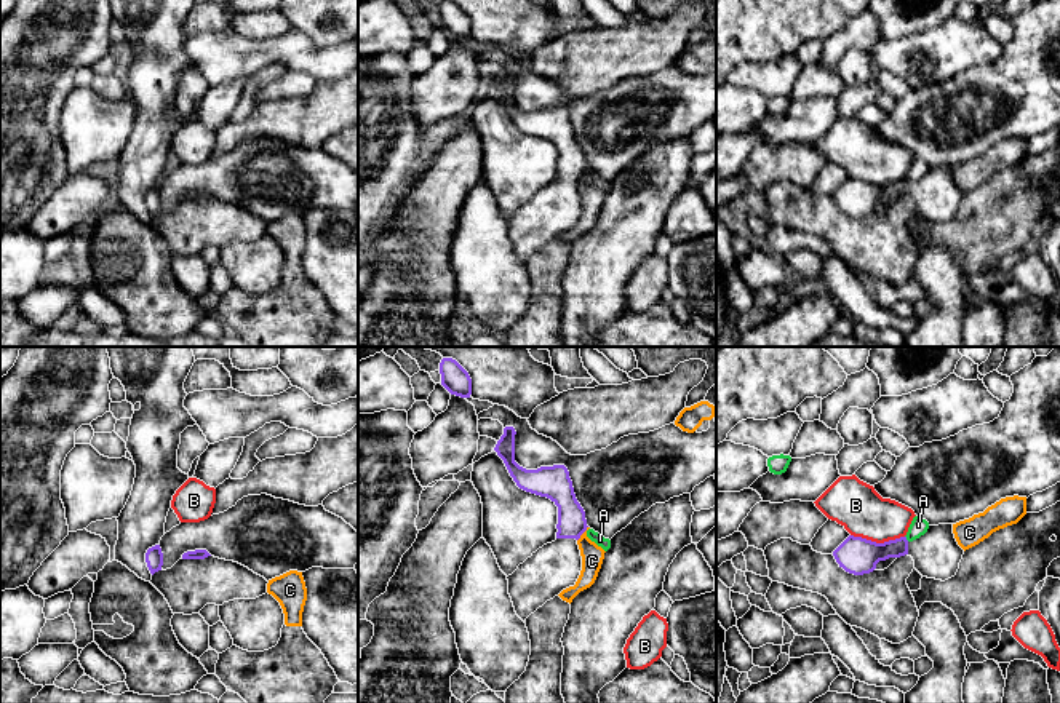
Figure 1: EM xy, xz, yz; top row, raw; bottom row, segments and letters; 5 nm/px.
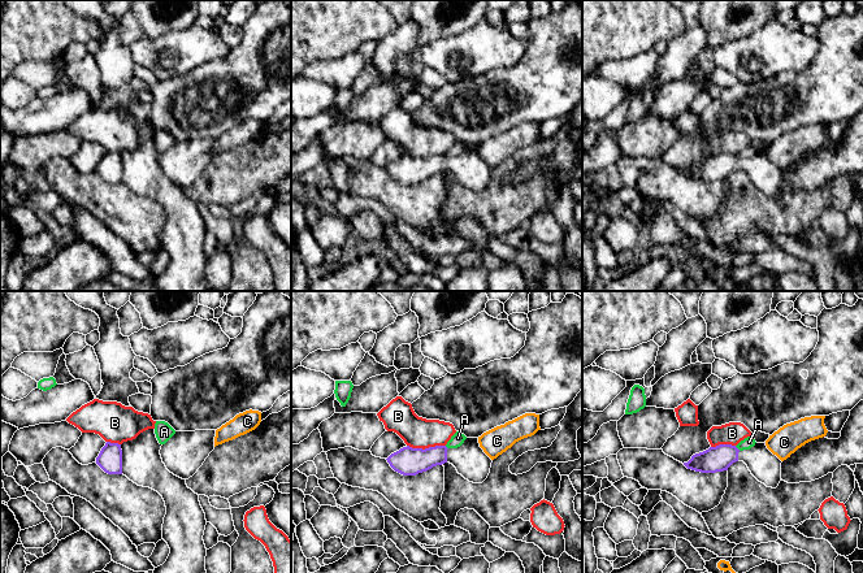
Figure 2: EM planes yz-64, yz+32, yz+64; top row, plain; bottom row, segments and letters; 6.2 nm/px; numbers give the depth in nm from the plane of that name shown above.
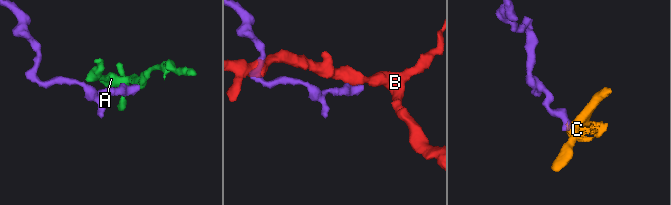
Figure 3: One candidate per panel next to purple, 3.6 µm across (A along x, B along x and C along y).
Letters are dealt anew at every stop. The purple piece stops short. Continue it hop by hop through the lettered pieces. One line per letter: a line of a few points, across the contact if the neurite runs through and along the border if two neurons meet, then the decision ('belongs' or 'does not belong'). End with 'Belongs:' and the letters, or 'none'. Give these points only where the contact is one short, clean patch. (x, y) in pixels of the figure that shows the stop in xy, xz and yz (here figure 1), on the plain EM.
A: yz (905, 178), (908, 182) | does not belong
B: yz (851, 176), (875, 184), (904, 179) | does not belong
C: xz (587, 168), (577, 182) | does not belong
Belongs: none

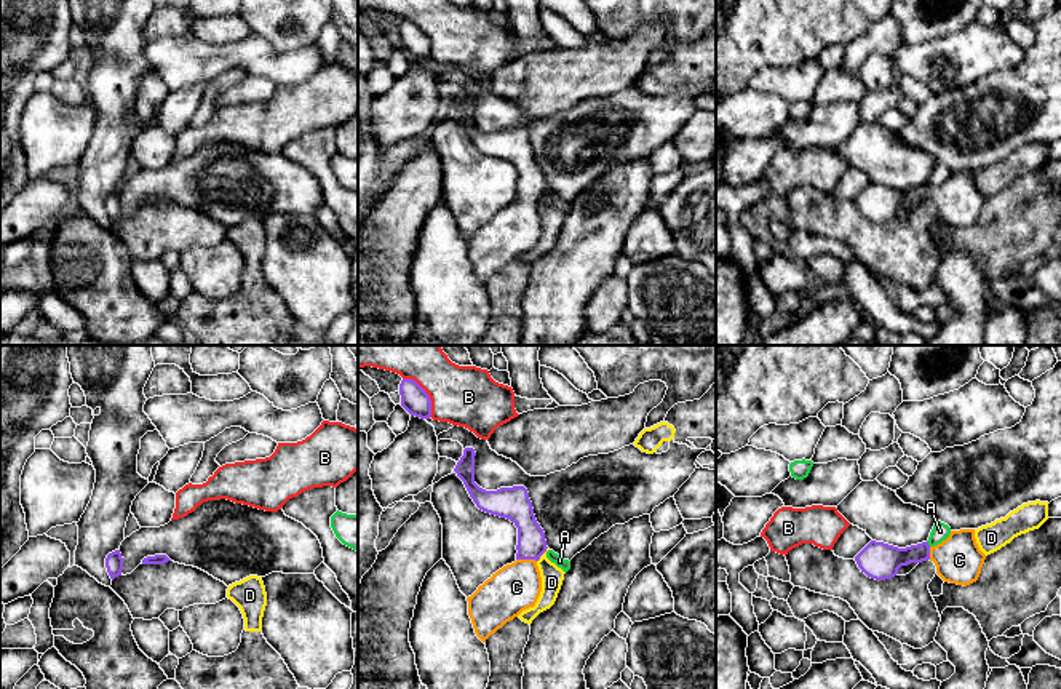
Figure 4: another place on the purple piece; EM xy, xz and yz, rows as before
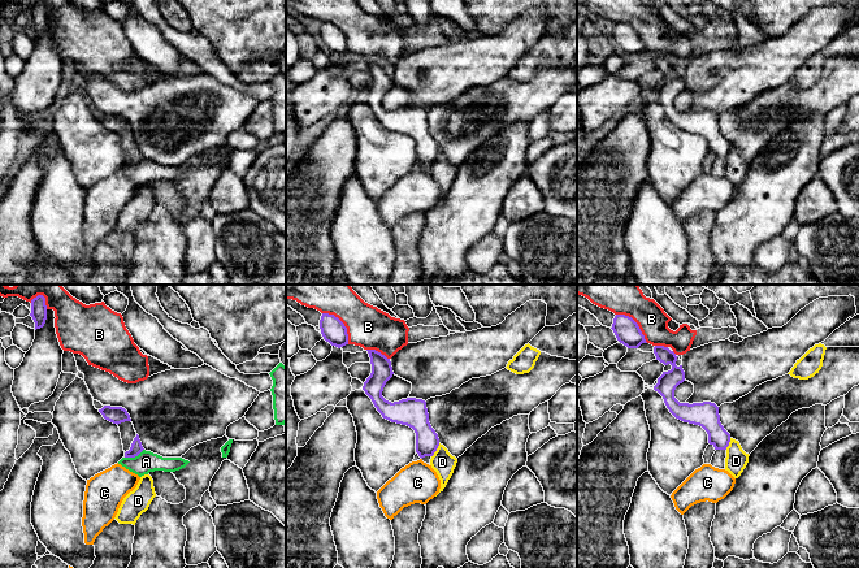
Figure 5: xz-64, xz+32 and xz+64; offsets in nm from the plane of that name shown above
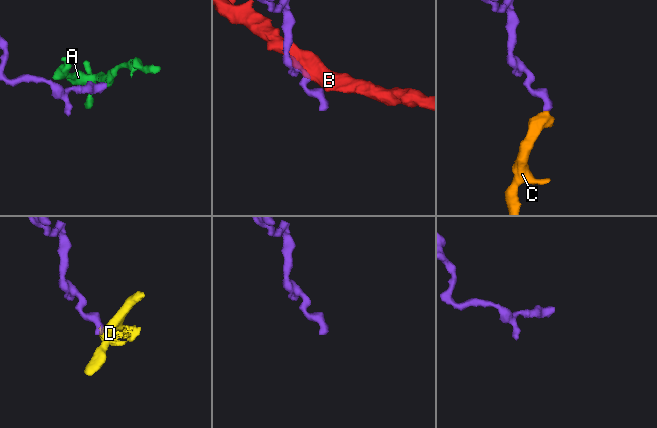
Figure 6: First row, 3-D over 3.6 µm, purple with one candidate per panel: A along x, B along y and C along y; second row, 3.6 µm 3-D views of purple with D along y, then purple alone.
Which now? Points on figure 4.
A: yz (927, 183), (930, 187) | does not belong
B: does not belong
C: xz (531, 181), (526, 200), (524, 215), (516, 229) | belongs
D: xz (547, 189), (537, 203) | does not belong
Belongs: C

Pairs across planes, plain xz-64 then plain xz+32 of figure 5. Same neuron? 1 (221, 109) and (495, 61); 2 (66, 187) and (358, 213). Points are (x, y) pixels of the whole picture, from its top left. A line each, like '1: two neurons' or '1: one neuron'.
1: two neurons
2: one neuron

